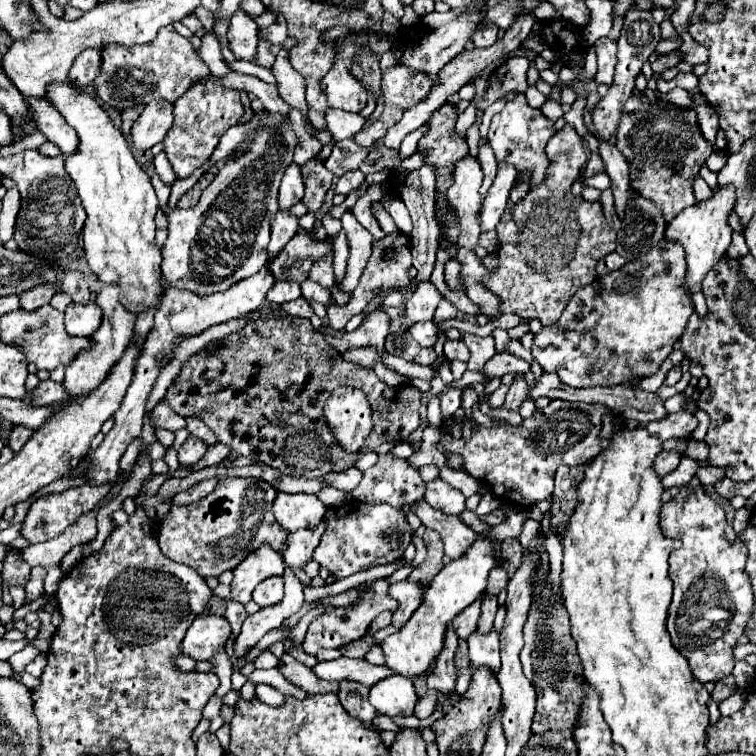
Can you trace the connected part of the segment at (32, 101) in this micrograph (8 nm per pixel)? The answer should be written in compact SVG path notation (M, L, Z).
M28 98L28 104L36 116L36 124L38 130L50 140L54 142L62 154L68 156L68 152L76 150L76 130L64 120L64 116L52 108L52 104L46 98Z

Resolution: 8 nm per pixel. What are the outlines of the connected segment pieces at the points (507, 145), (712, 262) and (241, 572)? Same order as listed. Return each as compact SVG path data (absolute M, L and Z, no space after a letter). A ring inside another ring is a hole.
M518 94L514 100L510 100L502 112L498 112L494 118L492 118L492 124L490 124L490 130L488 130L488 140L494 148L494 154L496 154L496 160L498 162L506 162L506 164L512 164L516 170L518 170L518 178L514 184L520 182L520 176L524 172L530 174L530 188L536 188L540 186L546 176L548 176L548 166L550 166L550 160L544 152L548 140L552 138L554 134L554 122L550 122L538 108L532 108L524 94Z
M718 188L714 190L714 196L710 200L698 202L690 208L684 208L668 226L666 226L666 240L668 242L678 242L682 244L684 252L686 252L686 282L684 288L688 290L688 294L694 294L700 290L704 276L720 262L720 258L724 256L728 244L730 244L730 236L732 236L732 228L728 226L728 214L734 210L734 192L732 188Z
M270 544L260 546L256 552L250 552L236 568L232 580L232 598L236 602L250 602L252 590L258 582L268 576L278 576L284 572L282 554L276 552Z

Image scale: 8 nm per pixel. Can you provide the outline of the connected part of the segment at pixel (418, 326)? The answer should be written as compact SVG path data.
M416 322L416 324L412 324L408 328L408 332L424 348L434 346L434 342L436 342L436 326L434 326L434 322Z

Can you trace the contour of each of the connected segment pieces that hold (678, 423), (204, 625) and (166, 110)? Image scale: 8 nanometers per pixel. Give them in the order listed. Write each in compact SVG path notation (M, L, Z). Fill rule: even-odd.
M676 412L676 414L668 414L660 420L652 420L648 424L642 424L652 436L656 436L660 442L666 440L680 440L692 434L692 430L696 428L698 420L696 416L688 414L688 412Z
M198 616L184 636L184 654L194 660L210 660L232 636L226 616Z
M152 100L144 106L144 112L132 126L132 144L138 150L150 150L162 142L166 132L174 124L174 104L168 100Z

